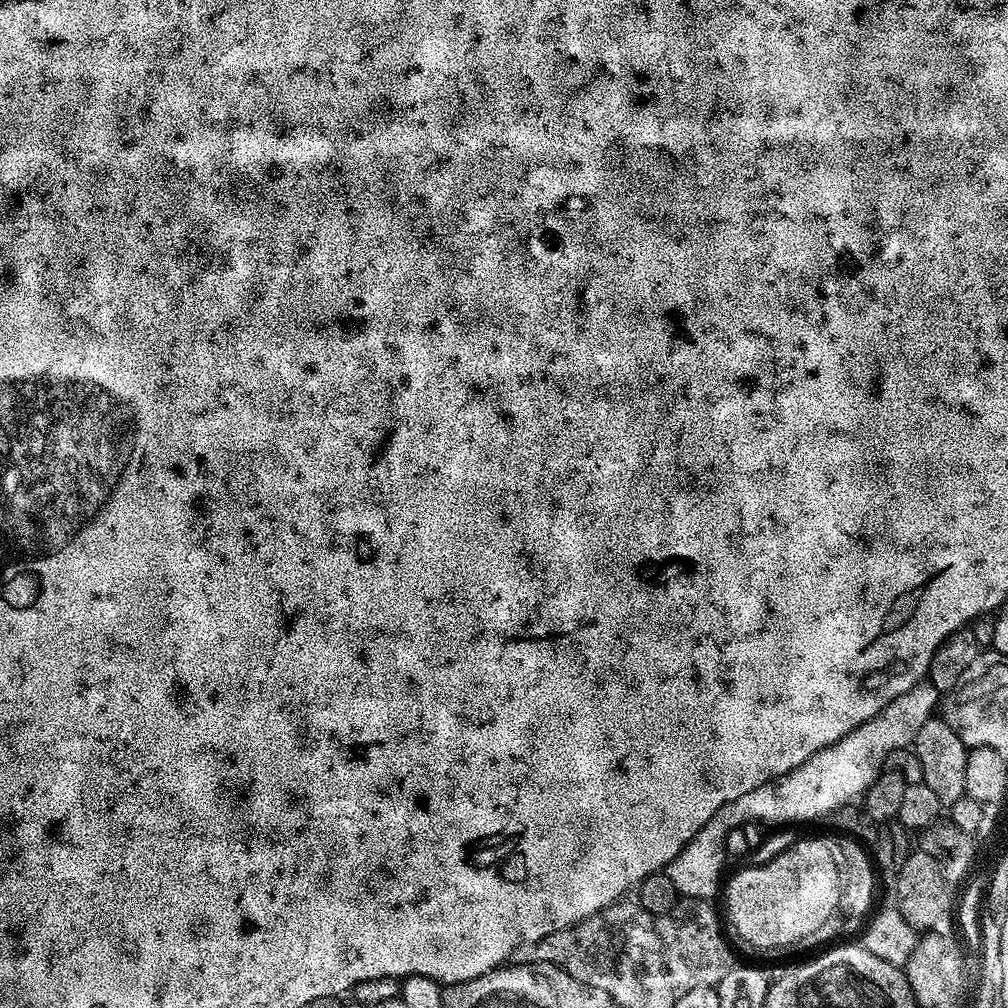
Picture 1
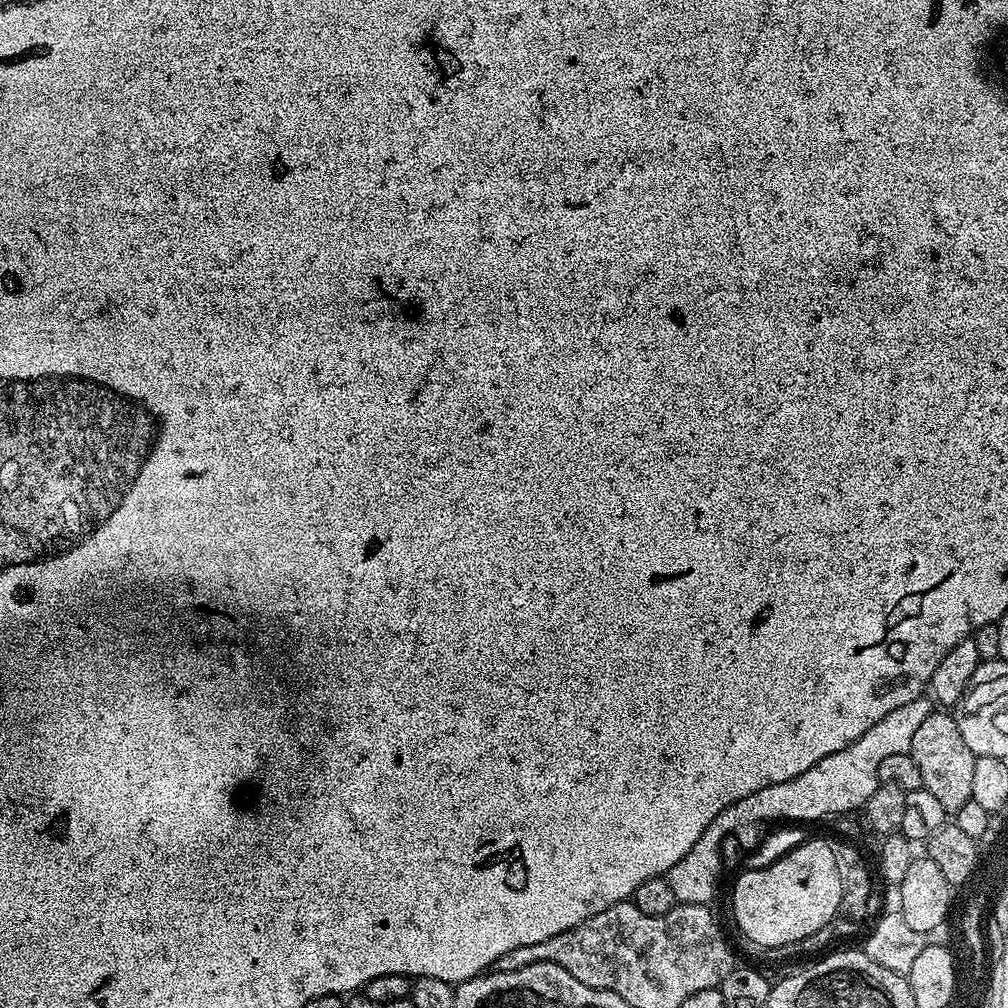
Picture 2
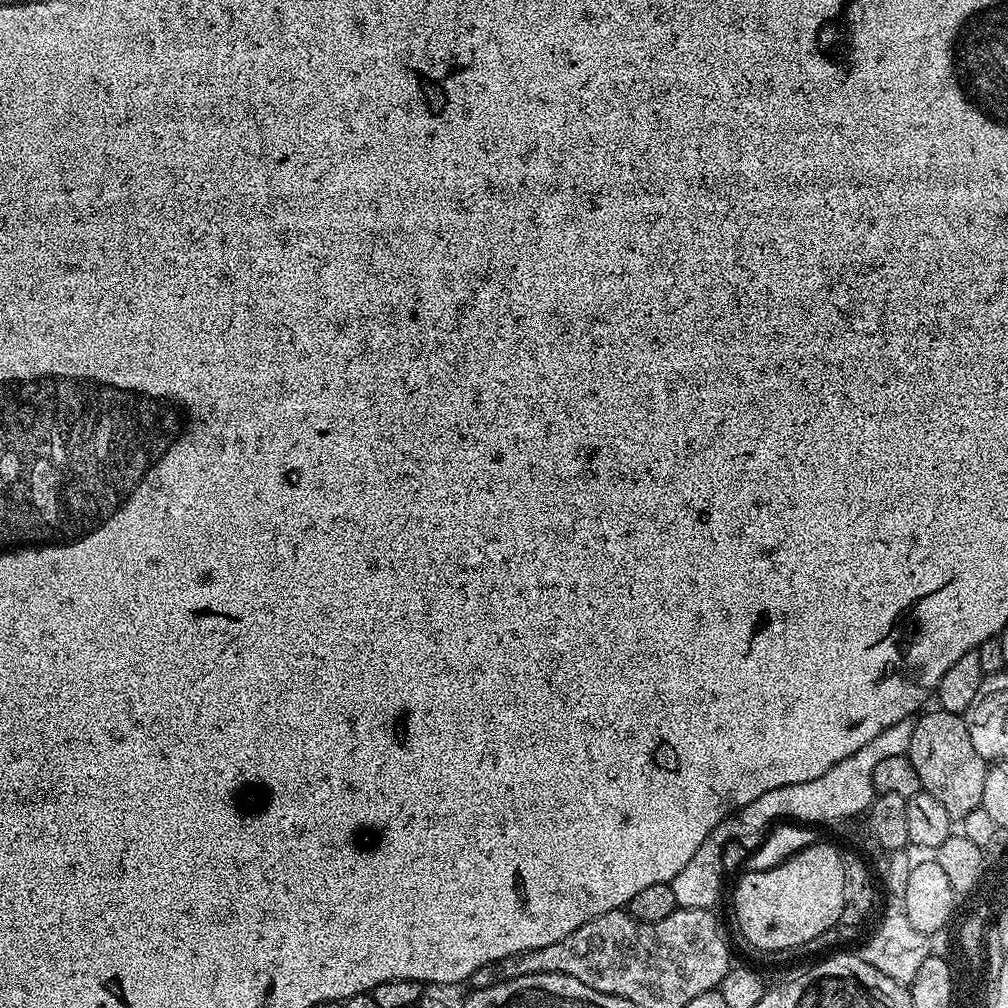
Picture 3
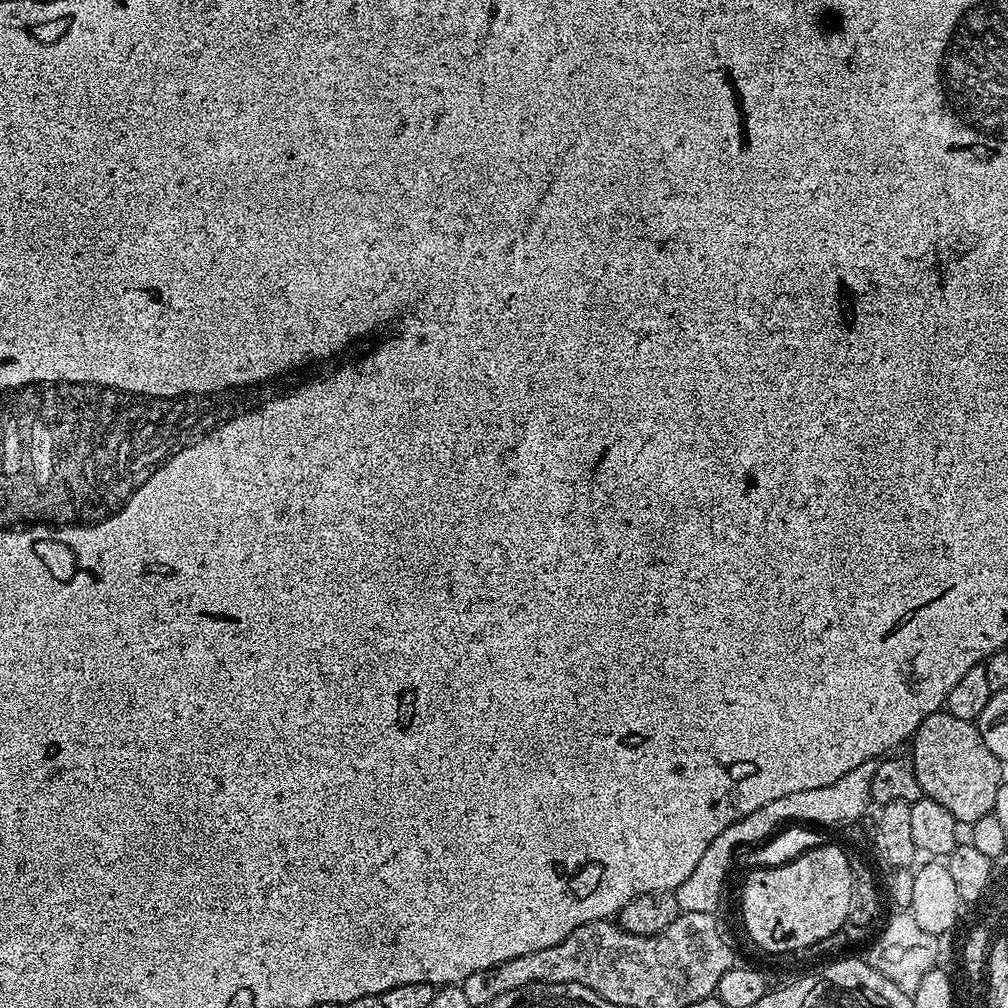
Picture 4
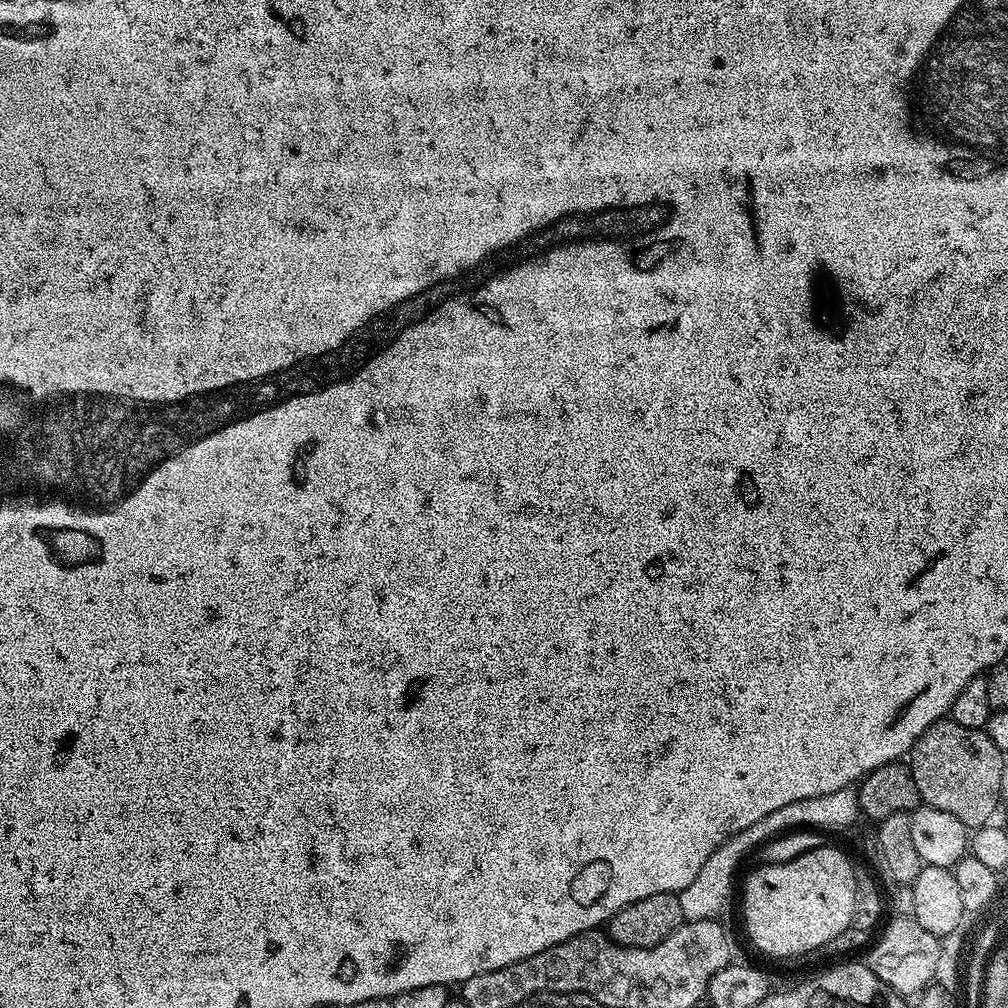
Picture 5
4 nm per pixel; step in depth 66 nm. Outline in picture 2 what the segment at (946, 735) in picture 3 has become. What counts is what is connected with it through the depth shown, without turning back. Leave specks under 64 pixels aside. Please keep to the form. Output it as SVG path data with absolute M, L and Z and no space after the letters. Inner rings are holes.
M932 710L922 726L914 730L910 754L914 758L914 766L918 766L922 773L924 789L938 798L945 813L954 814L972 799L976 755L972 753L970 746L966 746L966 738L962 738L962 730L958 730L955 715L948 713L947 716L944 712L947 711Z

